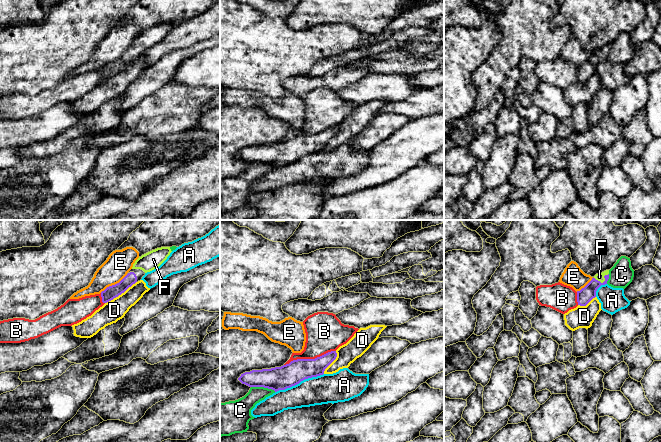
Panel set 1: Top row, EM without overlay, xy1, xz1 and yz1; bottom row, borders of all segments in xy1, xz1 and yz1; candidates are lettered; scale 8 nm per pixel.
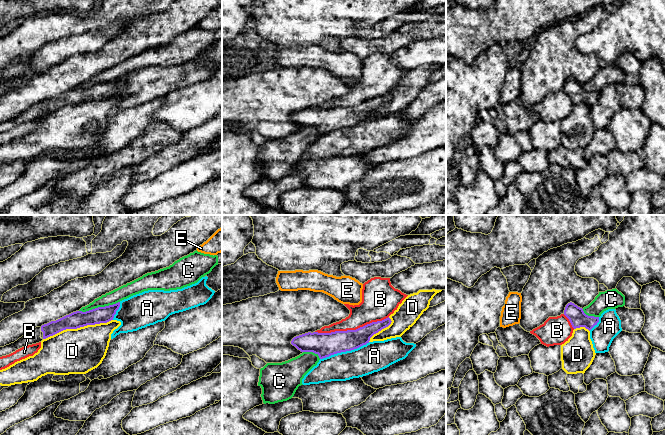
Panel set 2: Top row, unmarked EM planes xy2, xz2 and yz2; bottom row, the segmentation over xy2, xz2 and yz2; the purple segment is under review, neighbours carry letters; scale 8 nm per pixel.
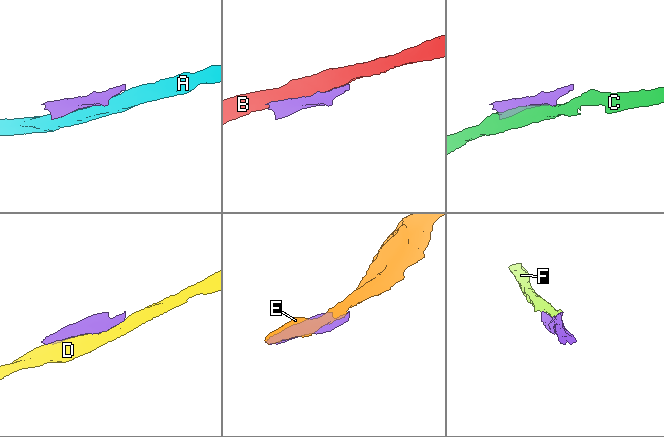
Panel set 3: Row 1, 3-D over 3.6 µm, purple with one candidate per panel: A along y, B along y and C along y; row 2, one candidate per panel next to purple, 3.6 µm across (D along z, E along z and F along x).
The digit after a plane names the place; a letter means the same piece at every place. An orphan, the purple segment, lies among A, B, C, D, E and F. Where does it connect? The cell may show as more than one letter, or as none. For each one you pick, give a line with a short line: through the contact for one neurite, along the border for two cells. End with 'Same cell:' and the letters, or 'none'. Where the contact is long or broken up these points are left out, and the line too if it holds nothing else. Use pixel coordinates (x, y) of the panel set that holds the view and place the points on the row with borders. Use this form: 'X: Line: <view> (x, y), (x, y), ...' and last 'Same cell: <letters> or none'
F: Line: yz1 (585, 295), (598, 282), (604, 281), (600, 277)
Same cell: F

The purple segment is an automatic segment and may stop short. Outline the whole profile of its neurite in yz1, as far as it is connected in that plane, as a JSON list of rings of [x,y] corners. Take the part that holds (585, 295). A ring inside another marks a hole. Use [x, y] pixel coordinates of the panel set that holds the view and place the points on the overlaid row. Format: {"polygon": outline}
{"polygon": [[[609,270],[596,274],[592,280],[580,291],[577,291],[577,302],[580,306],[586,306],[596,297],[596,291],[601,285],[607,284],[609,279]]]}

